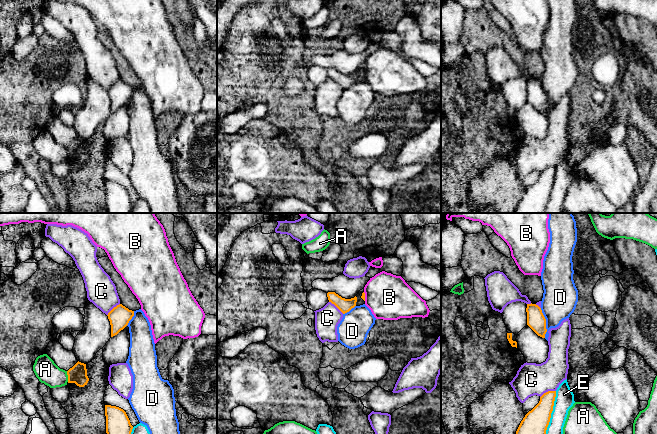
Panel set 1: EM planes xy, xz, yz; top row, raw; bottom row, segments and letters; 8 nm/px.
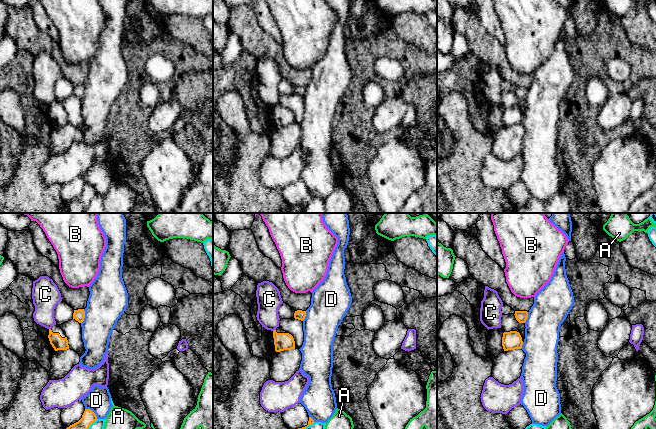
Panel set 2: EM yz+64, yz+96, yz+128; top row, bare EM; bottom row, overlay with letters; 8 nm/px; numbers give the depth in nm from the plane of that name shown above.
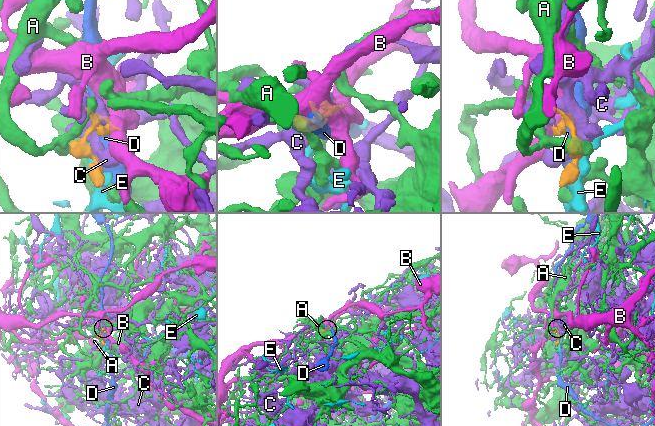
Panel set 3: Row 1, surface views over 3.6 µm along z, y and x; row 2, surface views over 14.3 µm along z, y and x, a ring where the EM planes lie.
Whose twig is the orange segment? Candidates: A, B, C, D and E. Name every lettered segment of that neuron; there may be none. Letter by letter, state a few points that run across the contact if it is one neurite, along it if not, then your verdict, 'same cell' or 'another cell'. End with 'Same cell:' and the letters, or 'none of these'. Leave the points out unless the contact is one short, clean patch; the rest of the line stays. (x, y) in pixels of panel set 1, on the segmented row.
A: xy (66, 371), (68, 381) | another cell
B: xz (363, 292), (365, 300) | another cell
C: another cell
D: same cell
E: another cell
Same cell: D

